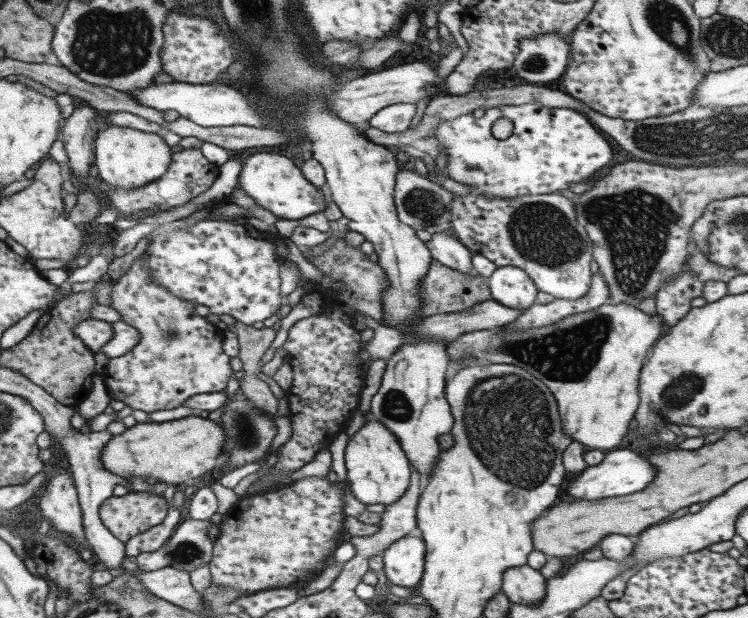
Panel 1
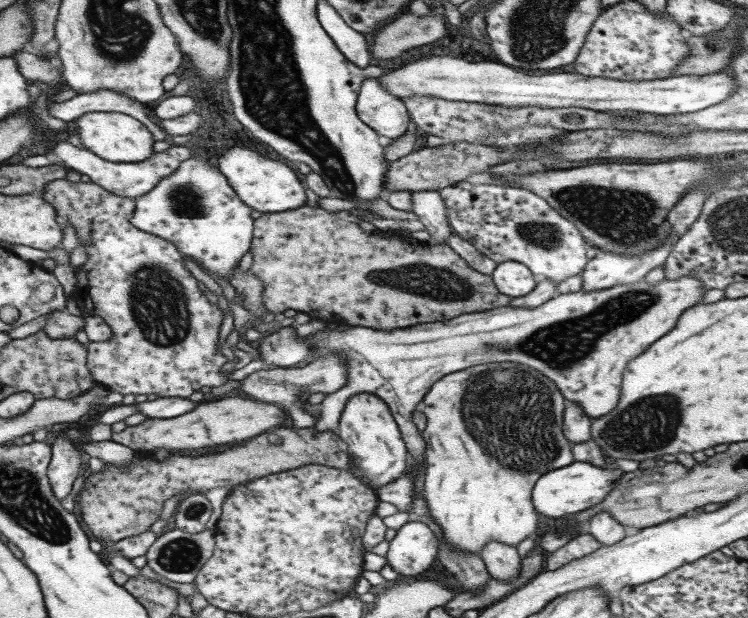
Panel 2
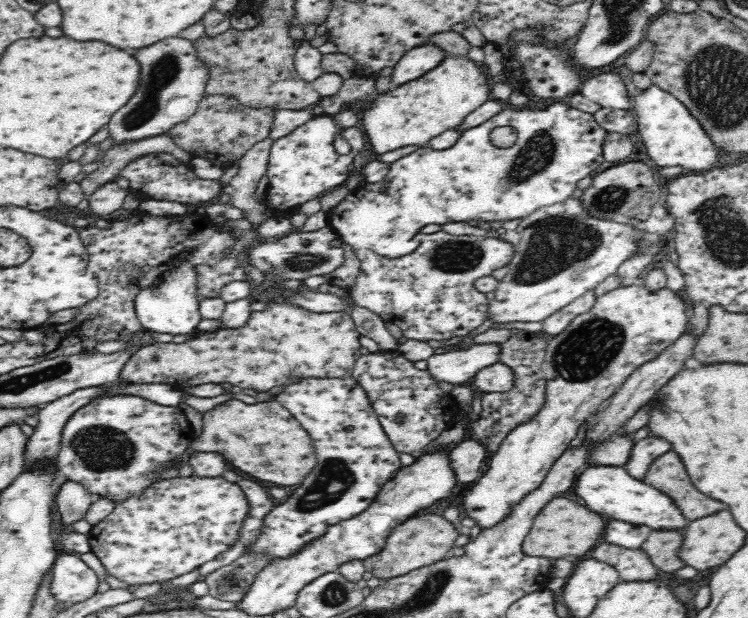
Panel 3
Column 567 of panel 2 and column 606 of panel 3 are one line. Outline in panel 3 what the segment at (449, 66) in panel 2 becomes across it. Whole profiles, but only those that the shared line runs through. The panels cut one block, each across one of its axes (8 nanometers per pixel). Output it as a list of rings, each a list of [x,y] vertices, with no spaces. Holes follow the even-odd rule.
[[[605,72],[586,80],[581,94],[601,107],[632,110],[633,101],[626,90],[622,76]]]

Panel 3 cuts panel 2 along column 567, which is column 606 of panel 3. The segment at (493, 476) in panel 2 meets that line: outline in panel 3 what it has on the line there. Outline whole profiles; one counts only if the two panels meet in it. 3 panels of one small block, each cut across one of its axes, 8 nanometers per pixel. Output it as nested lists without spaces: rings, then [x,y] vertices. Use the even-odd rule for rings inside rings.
[[[621,432],[614,434],[610,440],[602,442],[596,448],[590,448],[590,462],[584,464],[583,468],[588,465],[616,465],[620,466],[627,461],[631,448],[631,436],[623,436]]]

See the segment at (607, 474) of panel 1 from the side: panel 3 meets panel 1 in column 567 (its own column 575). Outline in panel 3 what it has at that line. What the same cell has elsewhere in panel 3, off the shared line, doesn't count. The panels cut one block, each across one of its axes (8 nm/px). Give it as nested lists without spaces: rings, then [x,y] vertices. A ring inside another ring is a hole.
[[[588,465],[577,475],[572,489],[590,510],[600,515],[610,514],[615,519],[630,521],[636,525],[646,524],[652,527],[652,530],[685,529],[688,524],[686,518],[673,505],[671,498],[644,481],[634,479],[622,465]]]

